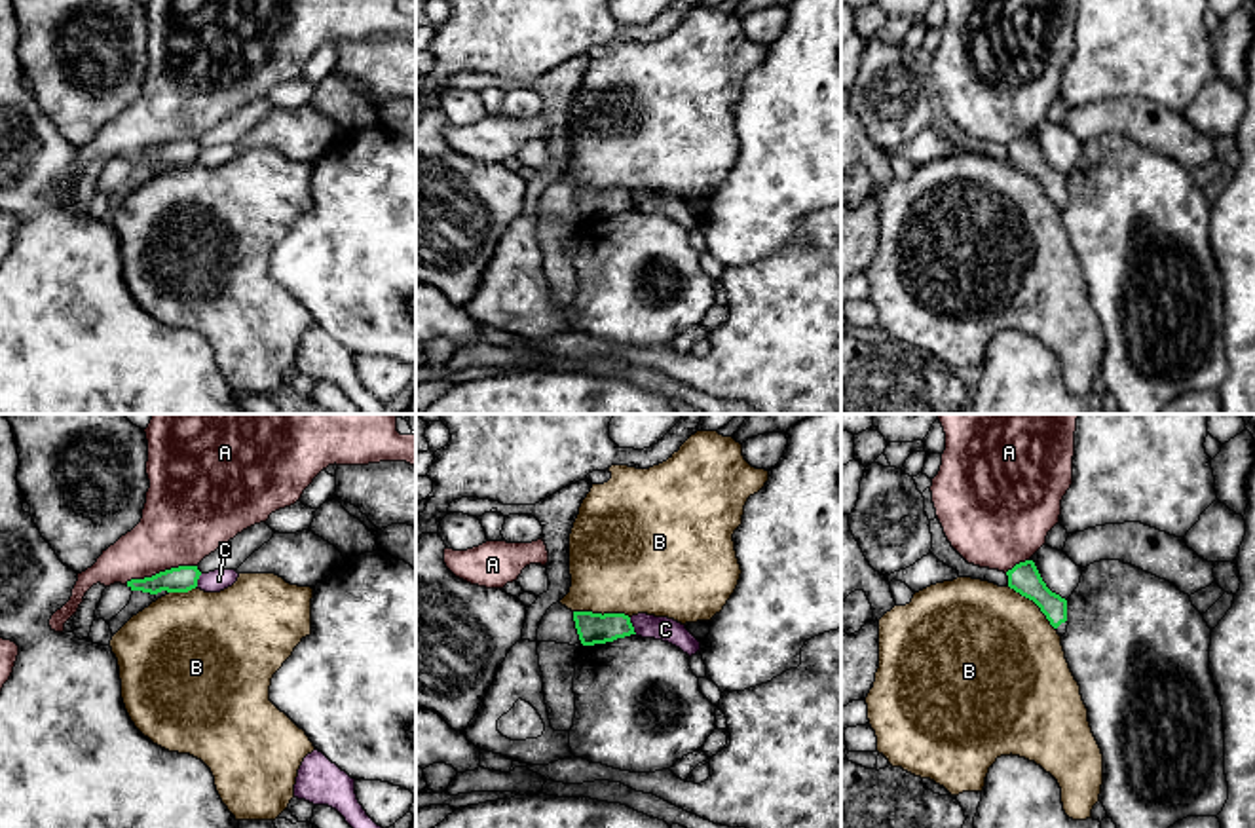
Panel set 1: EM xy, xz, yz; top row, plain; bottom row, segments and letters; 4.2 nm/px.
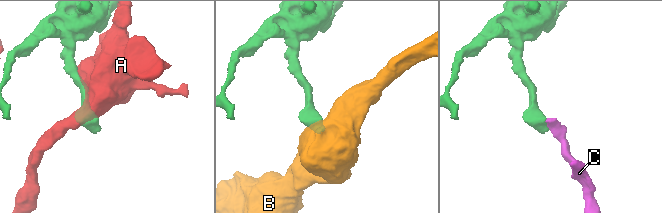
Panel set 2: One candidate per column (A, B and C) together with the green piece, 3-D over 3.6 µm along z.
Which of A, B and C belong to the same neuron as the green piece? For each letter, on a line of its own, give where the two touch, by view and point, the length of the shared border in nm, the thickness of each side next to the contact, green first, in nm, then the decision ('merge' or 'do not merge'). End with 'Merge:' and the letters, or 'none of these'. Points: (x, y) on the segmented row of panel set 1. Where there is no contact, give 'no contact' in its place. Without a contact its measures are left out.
A: xy (160, 572) | 320 nm | 110/360 nm | do not merge
B: xz (600, 614) | 240 nm | 130/440 nm | do not merge
C: xz (631, 625) | 80 nm | 130/100 nm | do not merge
Merge: none of these

